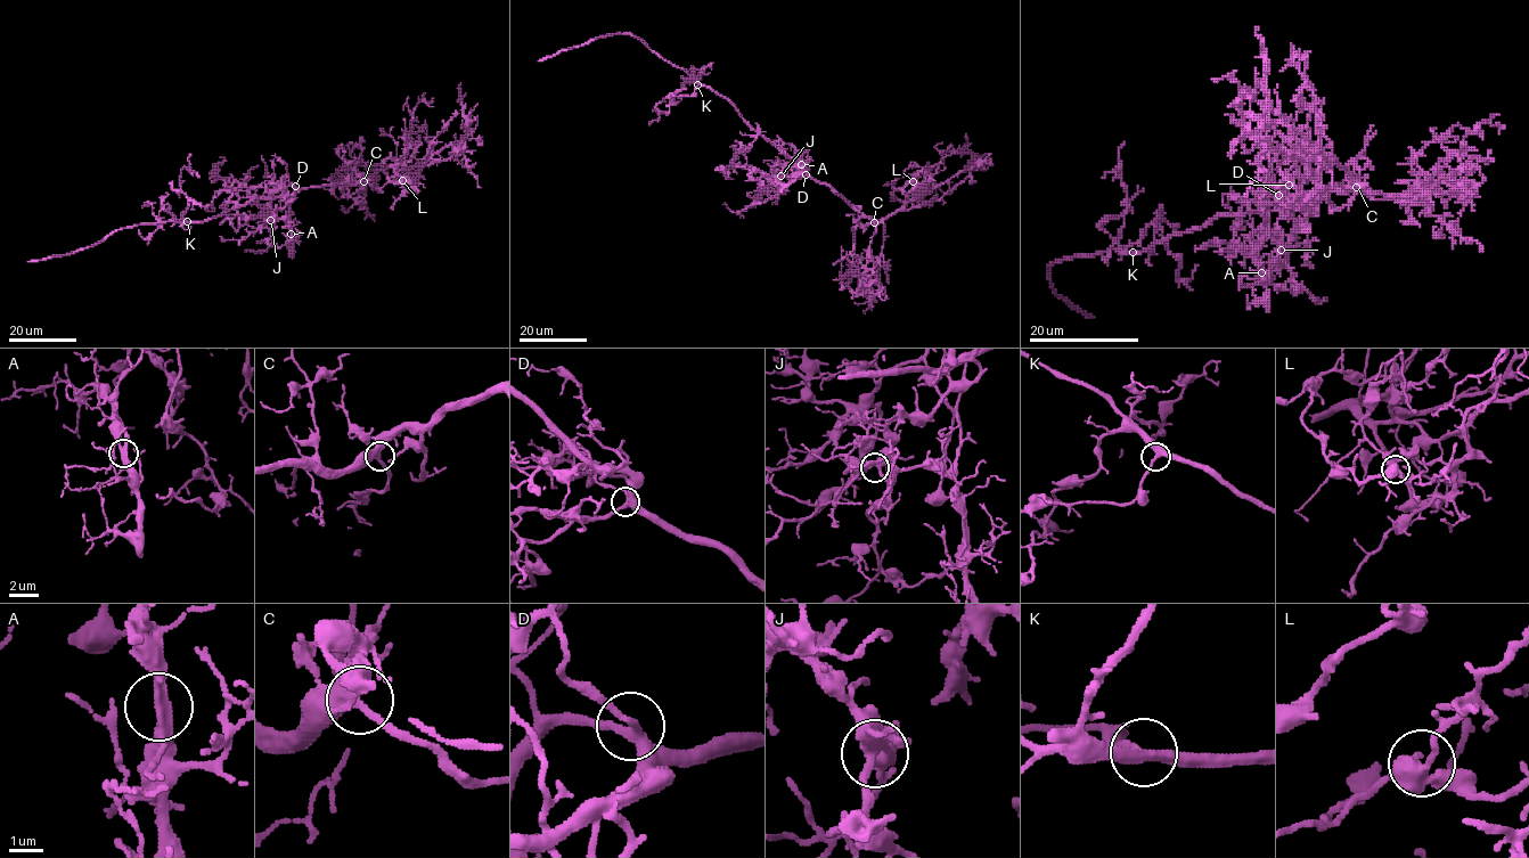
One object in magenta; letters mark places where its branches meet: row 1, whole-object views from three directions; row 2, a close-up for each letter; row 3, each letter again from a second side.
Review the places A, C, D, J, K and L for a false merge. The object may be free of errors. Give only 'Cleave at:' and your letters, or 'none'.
Cleave at: A

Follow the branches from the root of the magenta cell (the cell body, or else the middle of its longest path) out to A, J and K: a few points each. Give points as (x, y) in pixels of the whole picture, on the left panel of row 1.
A: (275, 197), (286, 197), (289, 203), (291, 234)
J: (275, 197), (286, 197), (287, 203), (276, 209), (270, 220)
K: (275, 197), (252, 198), (203, 221), (187, 221)

